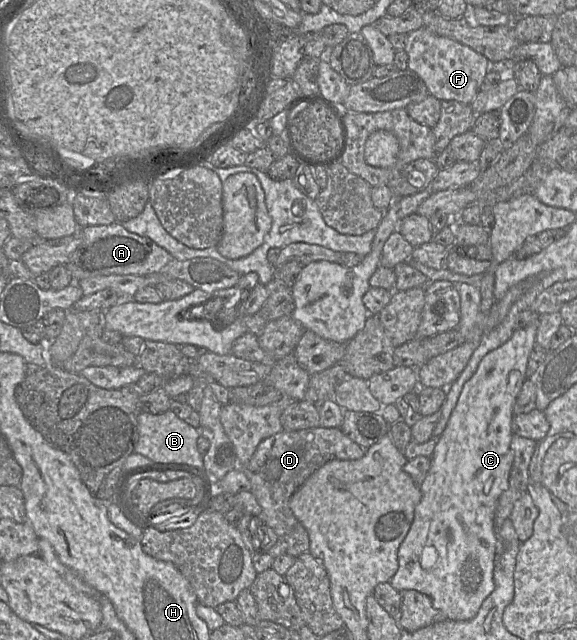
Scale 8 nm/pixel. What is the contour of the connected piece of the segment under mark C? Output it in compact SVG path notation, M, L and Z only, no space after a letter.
M529 326L515 330L510 339L502 346L486 354L476 372L465 383L457 404L449 418L443 433L436 439L436 446L431 457L431 466L420 486L421 500L415 507L414 519L410 529L398 549L398 570L391 578L390 584L397 591L415 590L430 597L432 606L445 616L445 620L468 621L474 618L483 601L495 589L494 566L497 553L497 528L495 524L495 512L501 494L508 488L509 476L513 464L513 452L511 440L513 437L512 420L514 417L514 405L526 380L526 370L529 356L536 345L537 326Z

